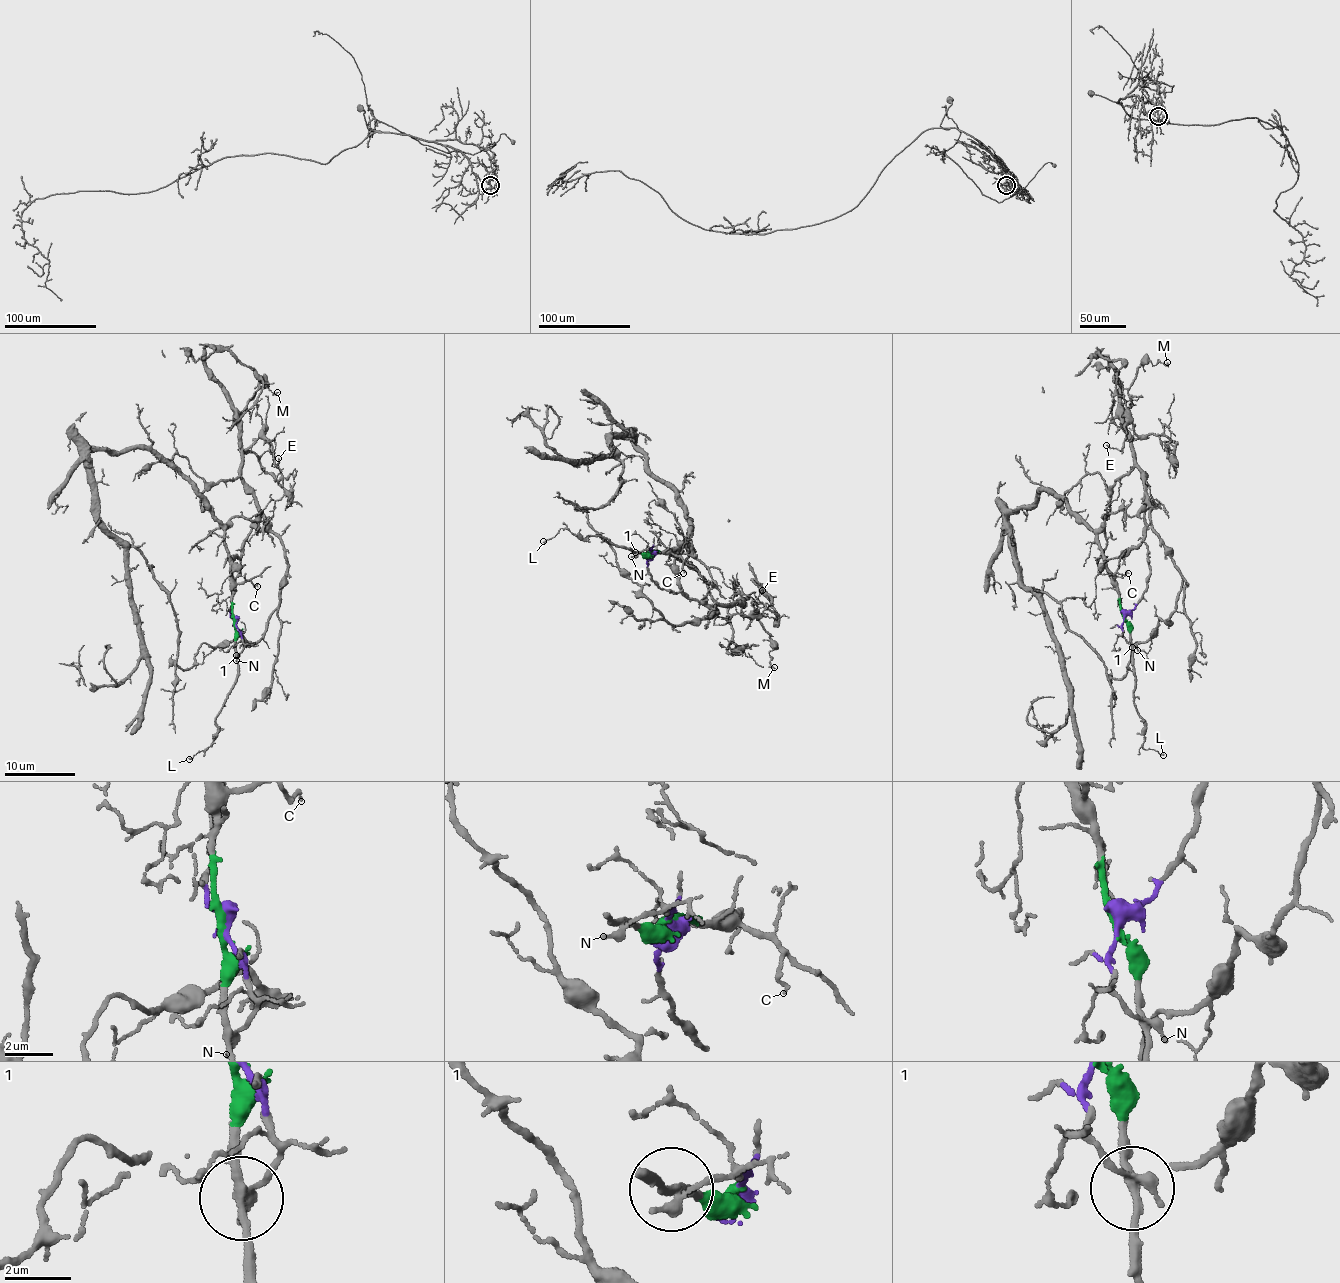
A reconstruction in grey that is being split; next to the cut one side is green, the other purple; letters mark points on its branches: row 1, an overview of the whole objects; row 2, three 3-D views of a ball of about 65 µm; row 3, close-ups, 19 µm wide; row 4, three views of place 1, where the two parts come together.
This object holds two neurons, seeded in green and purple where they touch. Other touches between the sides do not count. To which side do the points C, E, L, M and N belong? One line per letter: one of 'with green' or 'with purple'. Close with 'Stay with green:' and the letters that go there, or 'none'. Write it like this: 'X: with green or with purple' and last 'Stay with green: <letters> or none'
C: with green
E: with purple
L: with green
M: with purple
N: with purple
Stay with green: C, L

